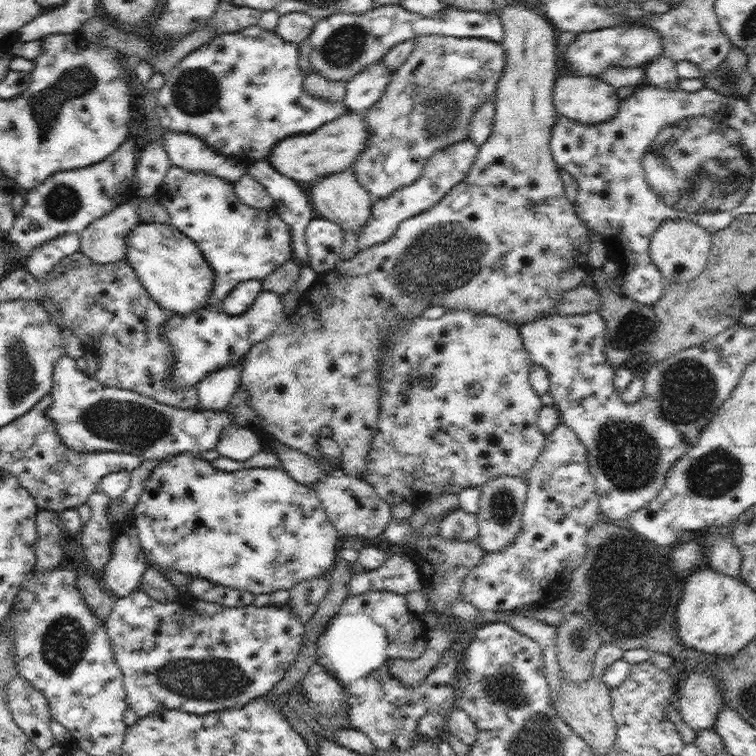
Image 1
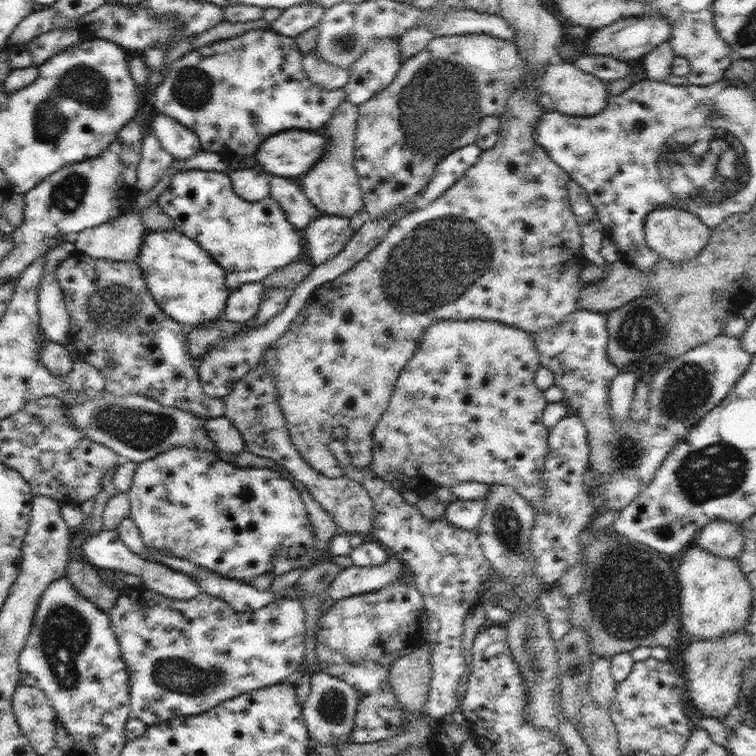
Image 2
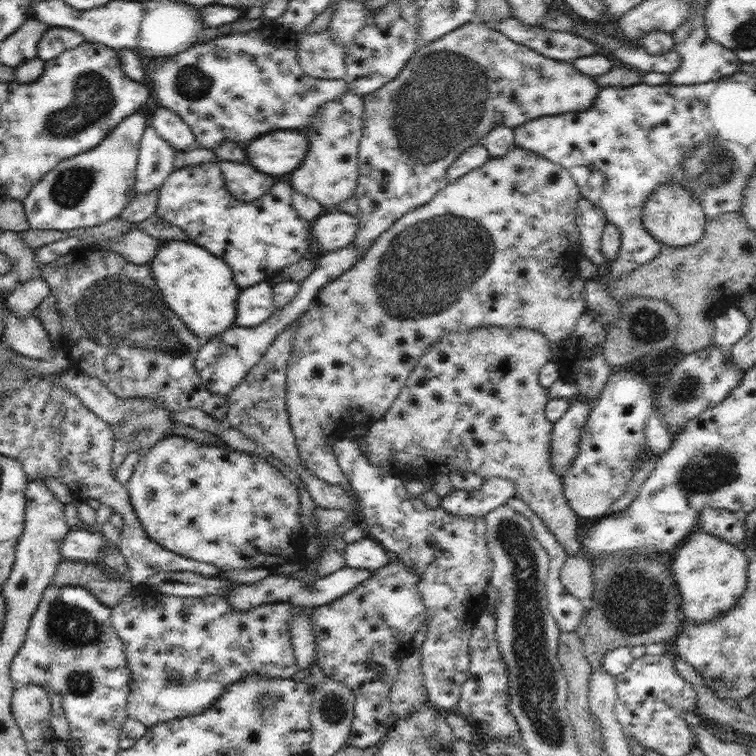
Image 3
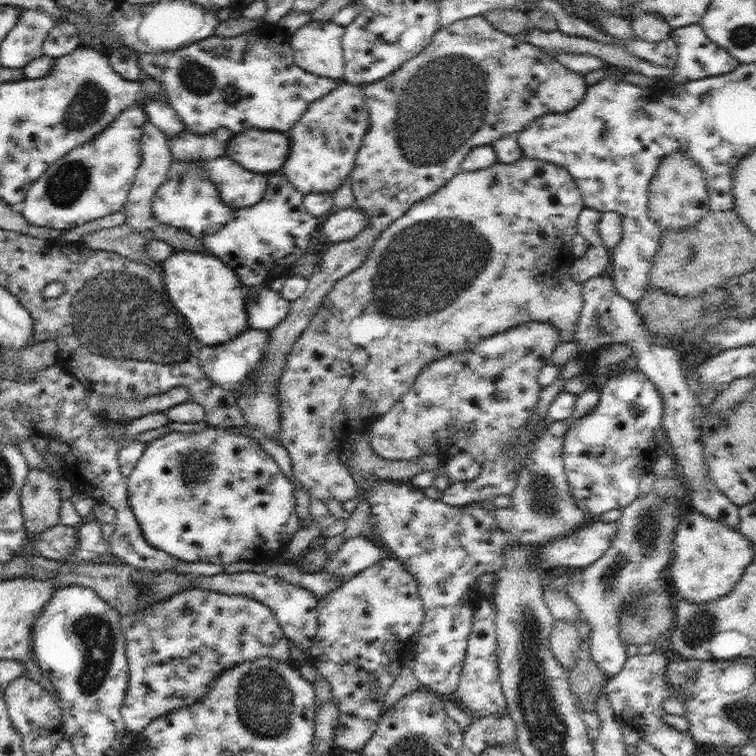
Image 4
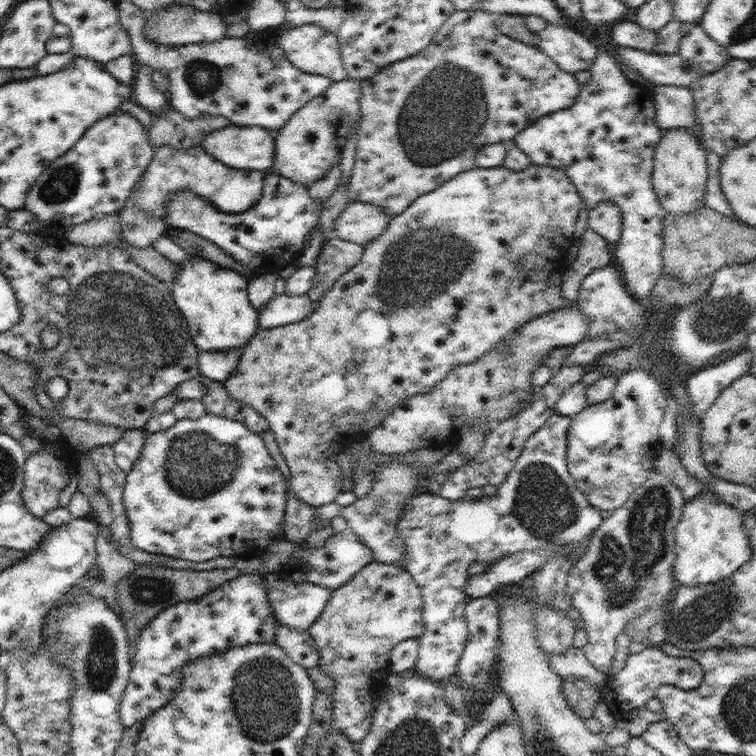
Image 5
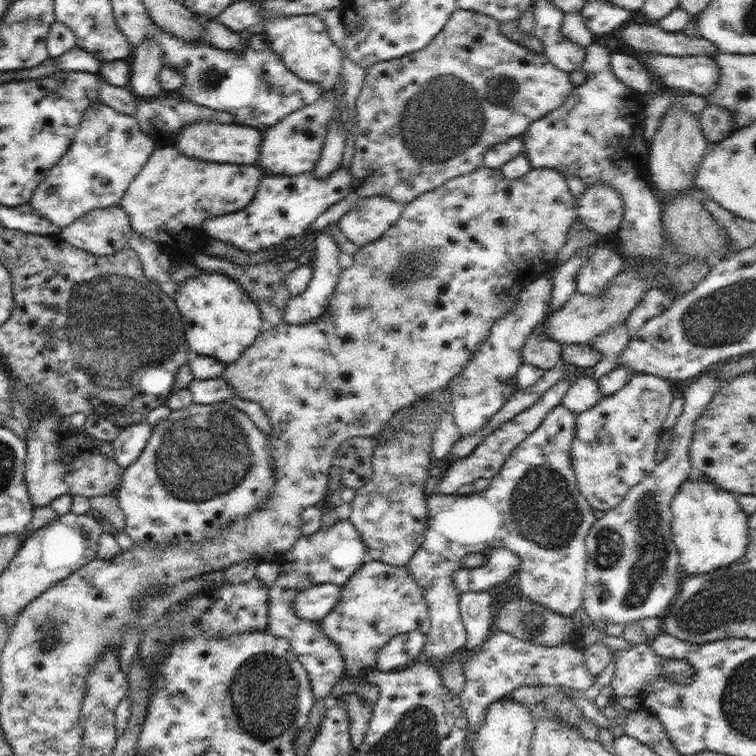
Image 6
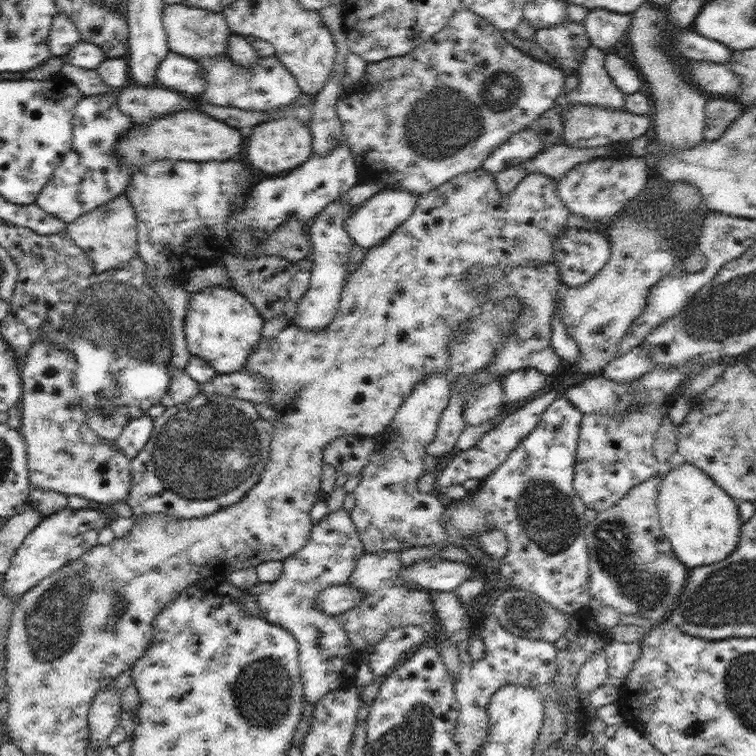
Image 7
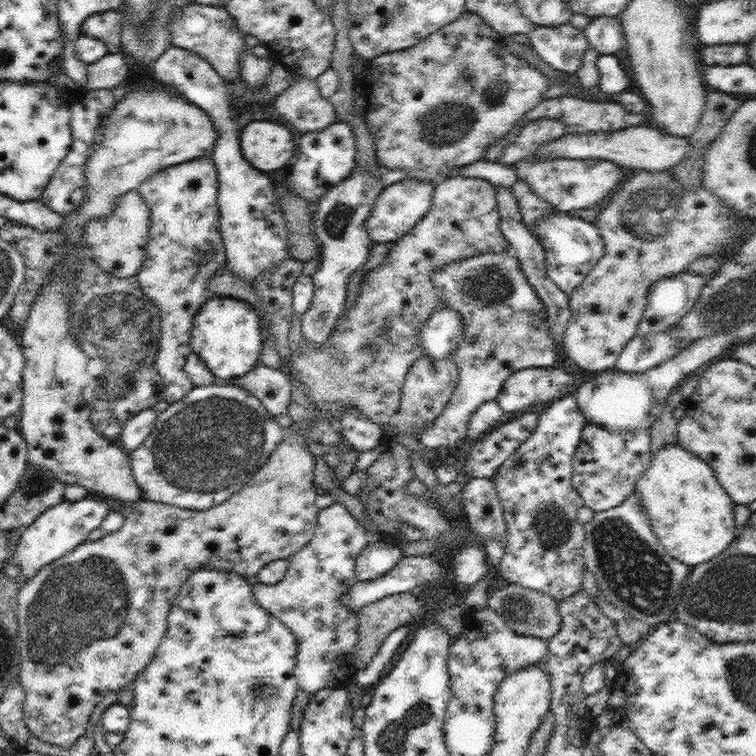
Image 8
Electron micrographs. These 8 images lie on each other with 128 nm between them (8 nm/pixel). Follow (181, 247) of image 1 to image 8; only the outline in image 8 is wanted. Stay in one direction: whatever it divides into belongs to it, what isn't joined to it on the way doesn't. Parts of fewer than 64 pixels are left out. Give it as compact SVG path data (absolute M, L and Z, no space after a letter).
M228 296L208 298L198 314L194 314L190 345L216 381L229 384L229 381L242 379L258 365L263 346L260 324L258 312L248 302Z

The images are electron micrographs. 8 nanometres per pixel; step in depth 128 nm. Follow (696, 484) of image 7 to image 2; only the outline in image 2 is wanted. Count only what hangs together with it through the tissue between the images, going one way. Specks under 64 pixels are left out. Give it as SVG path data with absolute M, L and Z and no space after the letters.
M696 540L685 548L678 564L678 580L682 584L681 628L698 640L717 640L722 635L736 633L748 625L752 613L752 587L740 569L739 559L720 557L702 549Z

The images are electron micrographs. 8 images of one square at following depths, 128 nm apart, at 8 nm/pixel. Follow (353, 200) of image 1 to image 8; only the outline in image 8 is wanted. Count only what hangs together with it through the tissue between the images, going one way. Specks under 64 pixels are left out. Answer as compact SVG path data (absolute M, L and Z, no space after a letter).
M257 119L244 124L244 128L240 132L240 146L242 154L246 157L247 162L252 164L252 167L264 172L277 171L288 165L288 162L295 154L295 147L298 147L295 142L294 134L283 124Z

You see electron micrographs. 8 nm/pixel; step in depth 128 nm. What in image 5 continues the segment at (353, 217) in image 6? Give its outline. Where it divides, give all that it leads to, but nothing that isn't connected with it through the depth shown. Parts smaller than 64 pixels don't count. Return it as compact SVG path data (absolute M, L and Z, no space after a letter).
M349 201L334 224L335 236L365 246L380 236L392 220L384 207L369 202Z

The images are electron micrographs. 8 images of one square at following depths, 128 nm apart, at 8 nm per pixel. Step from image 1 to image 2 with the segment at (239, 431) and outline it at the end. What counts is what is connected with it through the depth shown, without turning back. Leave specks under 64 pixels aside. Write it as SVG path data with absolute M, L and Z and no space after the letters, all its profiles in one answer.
M207 417L204 425L209 440L227 453L239 453L246 450L242 436L228 418Z

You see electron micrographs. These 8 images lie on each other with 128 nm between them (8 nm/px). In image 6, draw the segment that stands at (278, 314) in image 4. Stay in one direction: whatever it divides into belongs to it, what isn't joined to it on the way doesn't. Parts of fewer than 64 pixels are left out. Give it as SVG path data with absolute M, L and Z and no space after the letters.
M328 229L316 232L316 239L309 244L313 248L313 254L311 259L312 278L308 287L304 289L304 292L297 294L294 298L288 300L286 308L284 308L284 318L282 320L292 323L293 325L309 324L312 320L322 316L328 306L330 306L330 300L332 300L332 294L336 290L336 284L340 275L342 274L342 266L338 261L338 254L341 249L336 244L336 241L328 233Z

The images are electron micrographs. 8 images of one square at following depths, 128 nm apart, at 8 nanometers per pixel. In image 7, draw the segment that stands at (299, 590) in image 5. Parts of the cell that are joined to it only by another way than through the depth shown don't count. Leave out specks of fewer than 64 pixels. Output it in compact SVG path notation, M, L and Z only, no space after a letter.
M346 583L328 586L322 590L316 598L316 605L326 614L338 615L356 609L362 600L364 600L364 593L356 585Z

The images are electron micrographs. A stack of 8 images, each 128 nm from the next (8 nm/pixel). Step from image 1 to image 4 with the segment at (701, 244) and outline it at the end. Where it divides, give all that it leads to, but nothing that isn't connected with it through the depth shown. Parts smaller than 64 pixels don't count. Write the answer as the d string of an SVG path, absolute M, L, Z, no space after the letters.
M674 149L660 159L656 173L649 182L647 210L656 221L656 226L662 230L690 229L709 211L709 202L704 170L688 151Z

